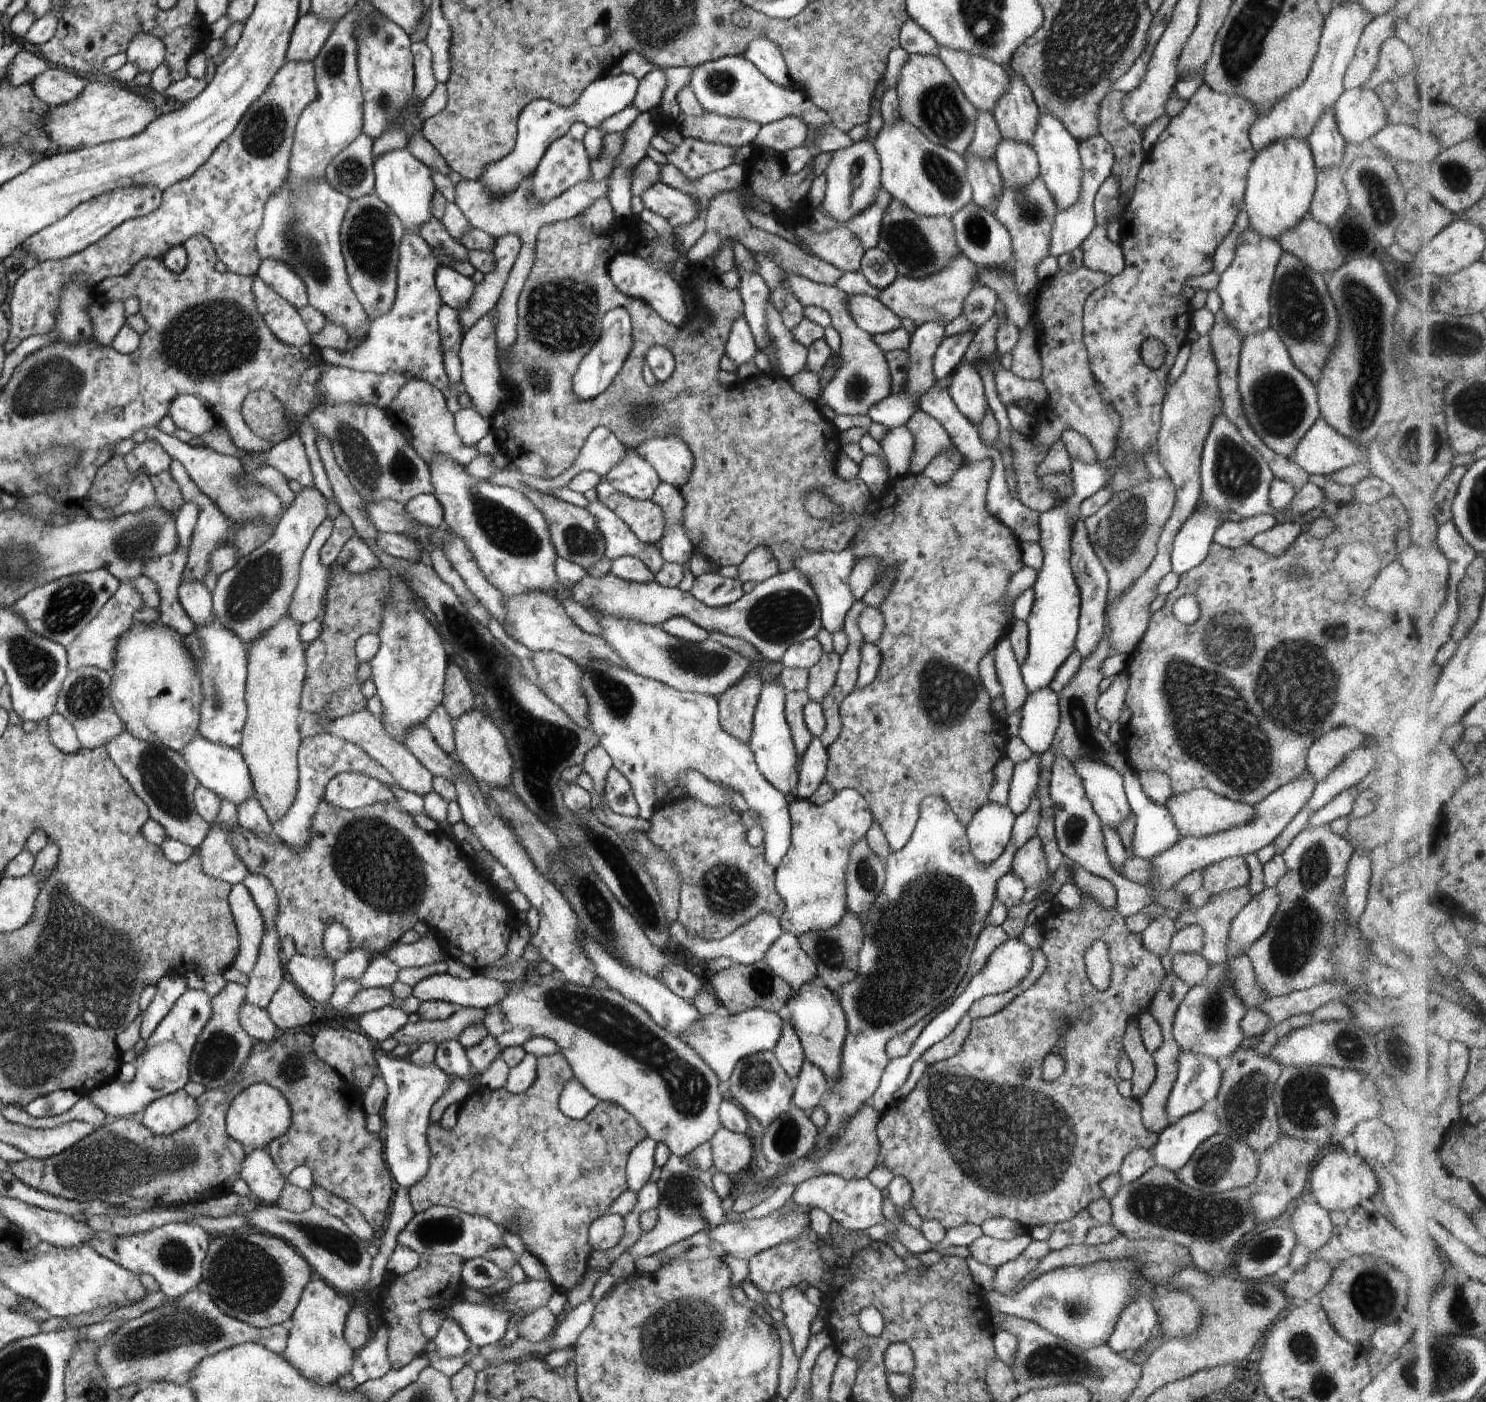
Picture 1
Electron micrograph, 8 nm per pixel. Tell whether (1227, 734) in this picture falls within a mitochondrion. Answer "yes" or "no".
yes

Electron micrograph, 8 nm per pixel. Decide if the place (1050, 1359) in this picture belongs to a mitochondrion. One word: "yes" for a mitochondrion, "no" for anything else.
yes

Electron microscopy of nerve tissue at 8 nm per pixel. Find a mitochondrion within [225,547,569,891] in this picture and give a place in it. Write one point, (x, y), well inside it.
(402, 637)

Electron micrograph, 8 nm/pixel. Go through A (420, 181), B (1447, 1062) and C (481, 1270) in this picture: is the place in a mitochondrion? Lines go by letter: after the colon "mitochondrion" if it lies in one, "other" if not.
A: other
B: other
C: other

